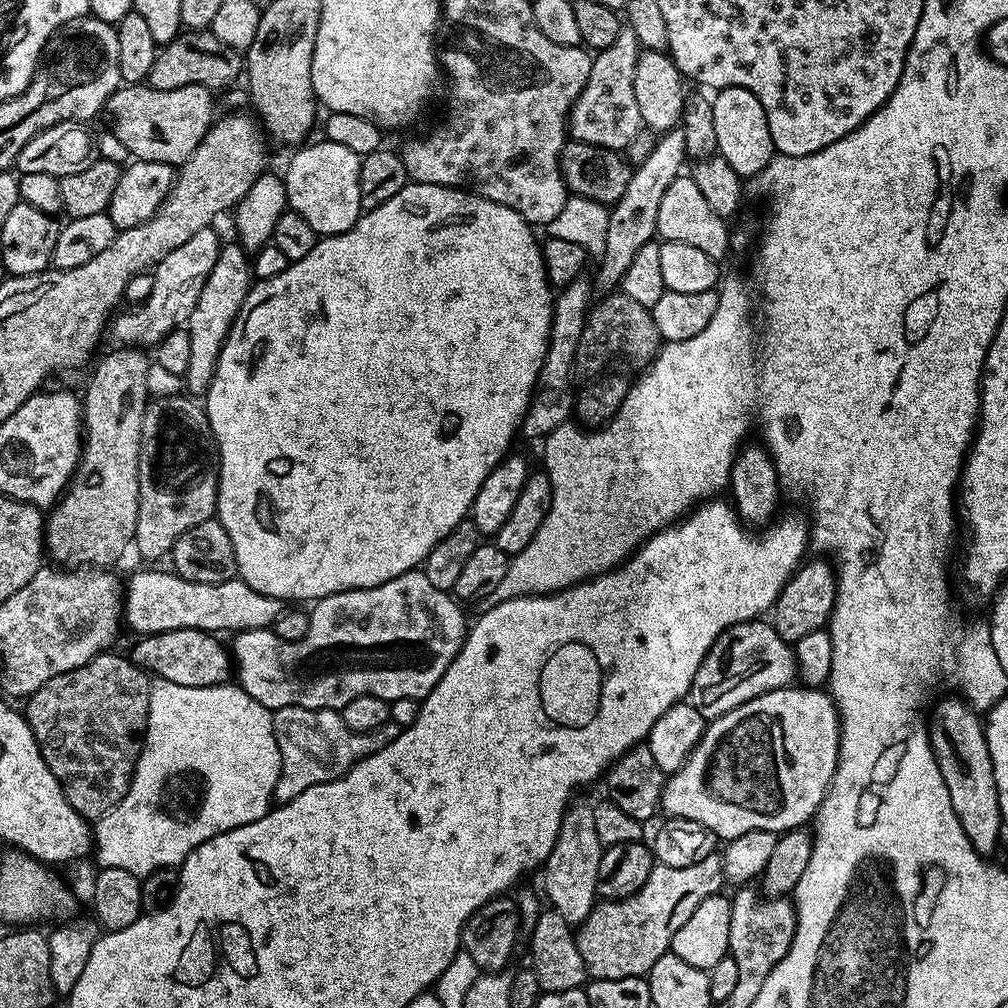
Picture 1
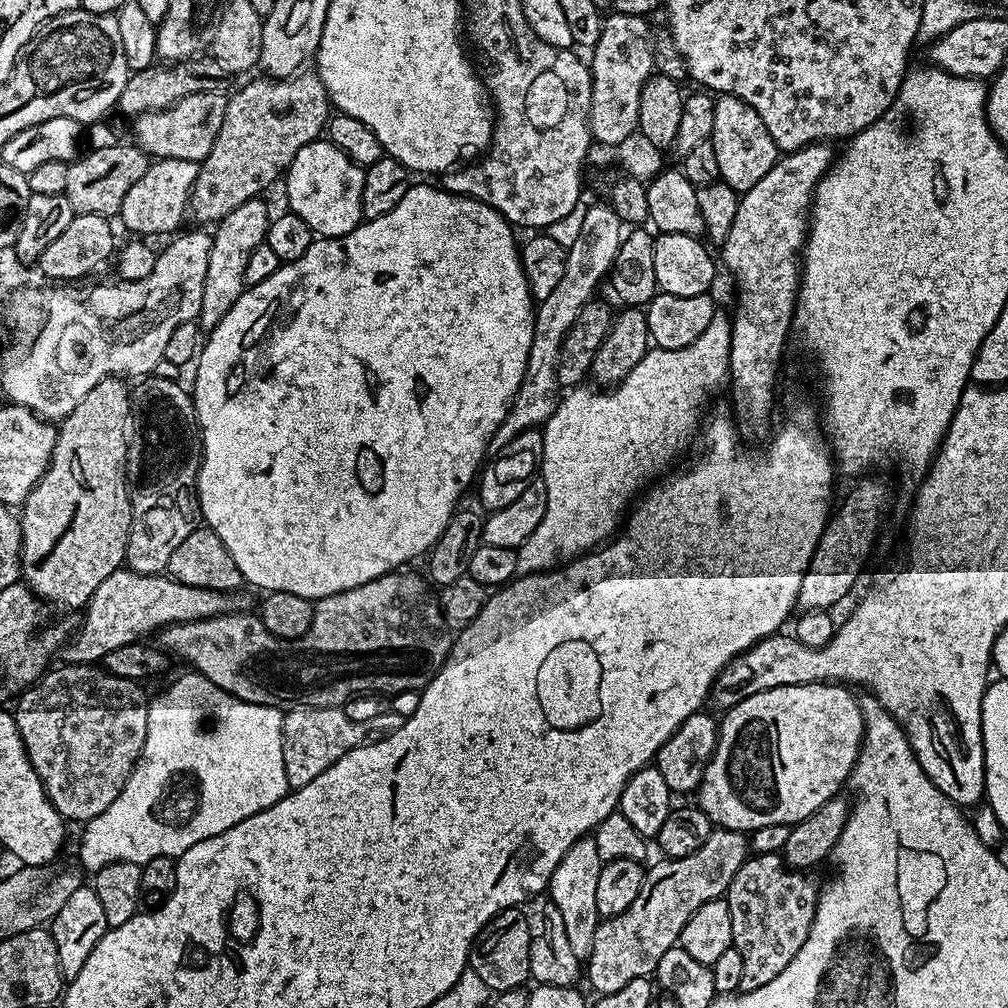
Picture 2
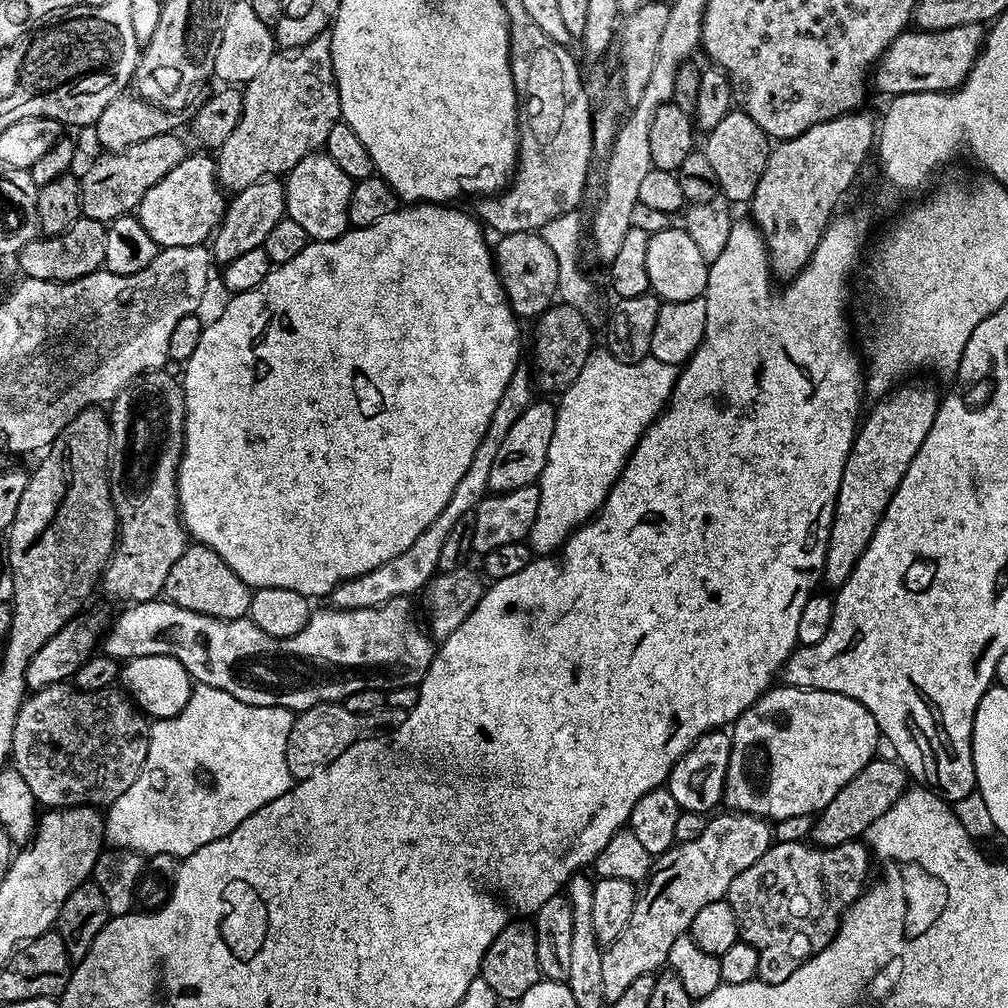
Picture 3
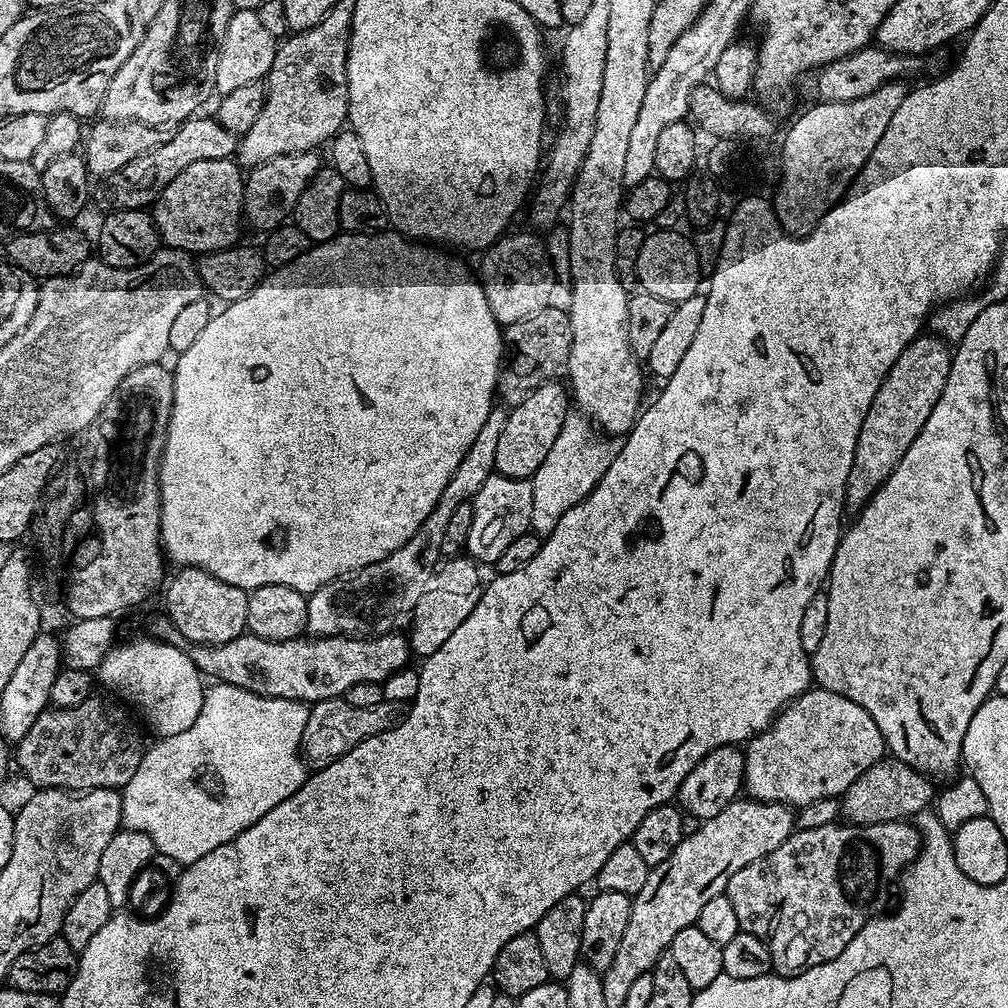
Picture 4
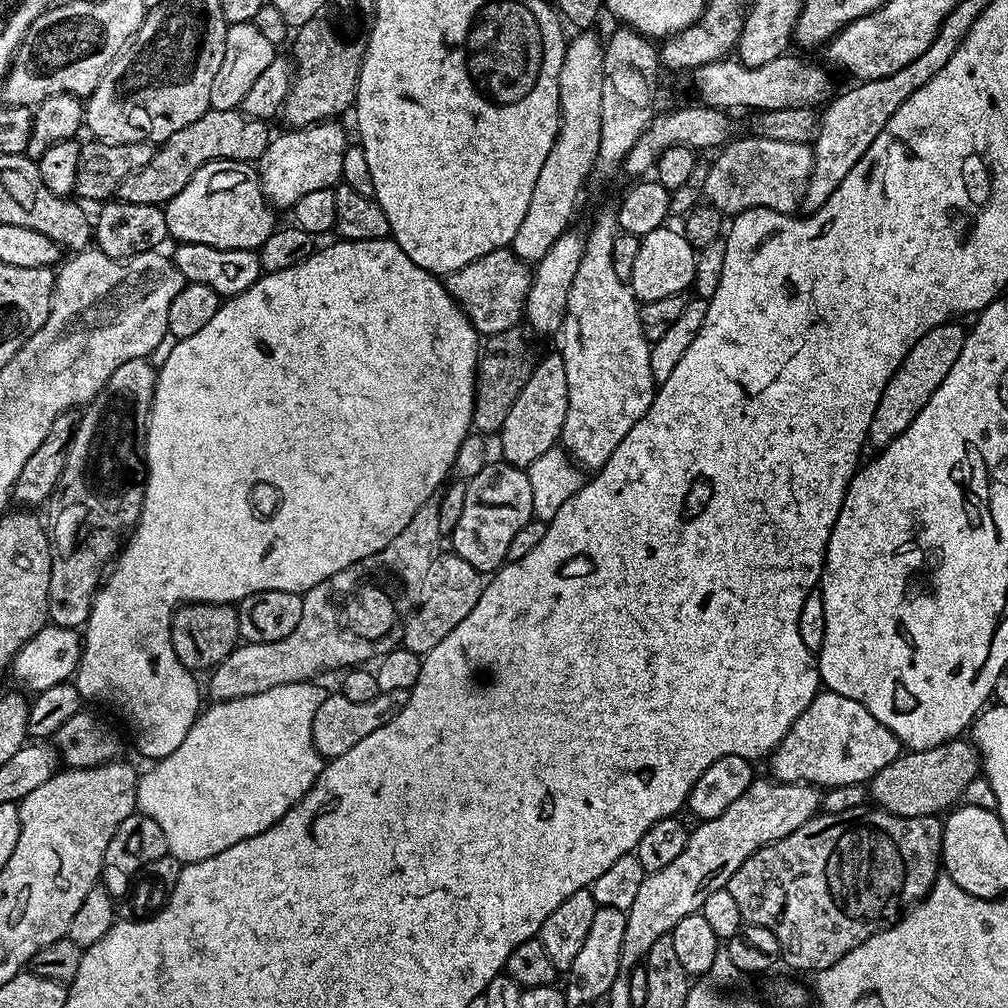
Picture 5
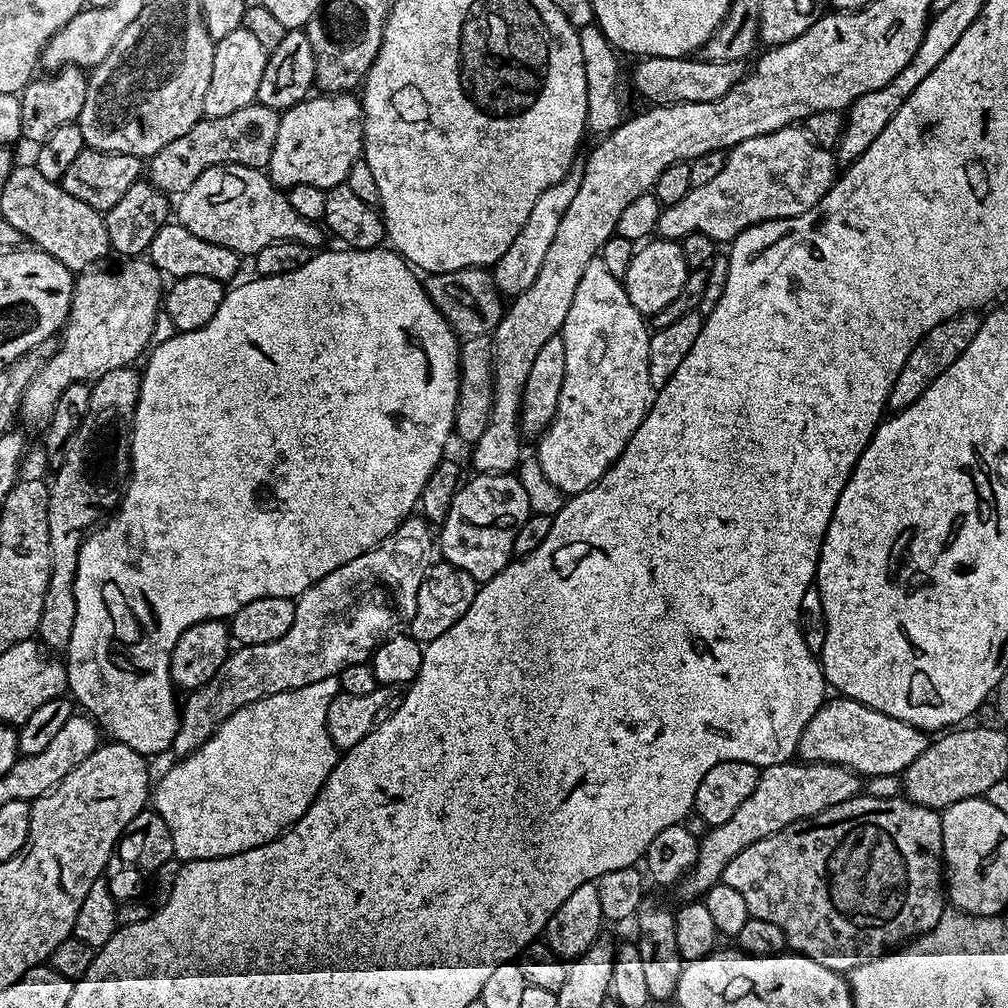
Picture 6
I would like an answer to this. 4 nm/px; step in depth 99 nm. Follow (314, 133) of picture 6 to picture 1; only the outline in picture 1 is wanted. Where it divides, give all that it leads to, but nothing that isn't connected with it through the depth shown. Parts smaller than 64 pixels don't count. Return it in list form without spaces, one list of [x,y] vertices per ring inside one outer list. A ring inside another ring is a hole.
[[[225,243],[218,254],[218,262],[214,262],[214,270],[206,278],[202,286],[202,294],[198,294],[198,302],[194,302],[194,310],[189,314],[186,327],[190,334],[190,366],[186,383],[187,391],[193,397],[203,397],[210,382],[214,378],[214,370],[218,362],[218,354],[228,337],[230,326],[240,318],[240,311],[248,297],[248,290],[254,283],[250,267],[249,253],[239,243]]]

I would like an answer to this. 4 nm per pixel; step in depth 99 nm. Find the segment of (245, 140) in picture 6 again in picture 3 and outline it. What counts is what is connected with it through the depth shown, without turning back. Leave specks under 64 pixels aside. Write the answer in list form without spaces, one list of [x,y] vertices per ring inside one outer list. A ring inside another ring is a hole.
[[[167,132],[166,134],[158,134],[158,138],[146,138],[146,142],[134,142],[134,146],[126,146],[126,150],[121,152],[104,152],[100,154],[100,157],[85,170],[84,176],[79,177],[80,182],[80,215],[85,220],[103,220],[105,222],[109,220],[117,220],[120,216],[126,216],[135,213],[136,207],[139,206],[142,200],[142,194],[146,194],[146,190],[150,190],[150,186],[154,186],[154,182],[158,182],[158,178],[164,178],[170,170],[174,170],[174,166],[178,166],[178,162],[182,162],[190,154],[190,148],[184,145],[184,140],[180,137],[180,134],[176,132]]]

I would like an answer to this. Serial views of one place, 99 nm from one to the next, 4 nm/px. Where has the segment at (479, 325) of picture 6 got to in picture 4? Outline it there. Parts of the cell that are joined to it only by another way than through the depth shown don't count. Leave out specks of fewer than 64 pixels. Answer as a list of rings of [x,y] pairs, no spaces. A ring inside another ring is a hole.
[[[531,231],[505,234],[499,240],[495,240],[489,248],[483,249],[480,260],[480,272],[478,279],[484,288],[486,302],[490,302],[490,310],[494,318],[501,326],[507,326],[514,322],[522,322],[526,318],[534,318],[543,308],[553,303],[552,295],[556,292],[558,281],[556,272],[552,269],[552,259],[548,257],[548,250],[543,239],[540,240]]]

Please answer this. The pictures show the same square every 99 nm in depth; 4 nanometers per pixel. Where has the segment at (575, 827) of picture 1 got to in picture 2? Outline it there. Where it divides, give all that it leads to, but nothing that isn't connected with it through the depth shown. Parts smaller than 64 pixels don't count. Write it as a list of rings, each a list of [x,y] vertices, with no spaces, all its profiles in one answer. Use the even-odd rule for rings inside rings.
[[[591,838],[574,842],[574,846],[566,850],[566,858],[558,862],[558,870],[554,870],[546,889],[554,906],[558,906],[562,914],[562,923],[566,925],[566,939],[570,941],[574,954],[582,962],[587,961],[588,955],[594,950],[594,930],[602,919],[598,914],[598,902],[594,902],[601,863],[598,858],[598,846],[594,846]]]

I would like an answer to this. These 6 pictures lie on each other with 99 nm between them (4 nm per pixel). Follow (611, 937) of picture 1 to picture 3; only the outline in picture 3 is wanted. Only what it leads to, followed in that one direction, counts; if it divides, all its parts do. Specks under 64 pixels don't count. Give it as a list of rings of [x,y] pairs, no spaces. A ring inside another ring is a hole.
[[[731,810],[716,815],[709,819],[706,830],[702,830],[694,842],[677,843],[655,857],[654,867],[637,895],[634,914],[630,914],[626,930],[603,949],[602,994],[605,1001],[617,1000],[637,978],[659,973],[667,965],[670,946],[691,929],[694,914],[709,902],[725,899],[730,882],[734,882],[746,866],[754,866],[754,862],[772,847],[774,828],[764,817]]]

